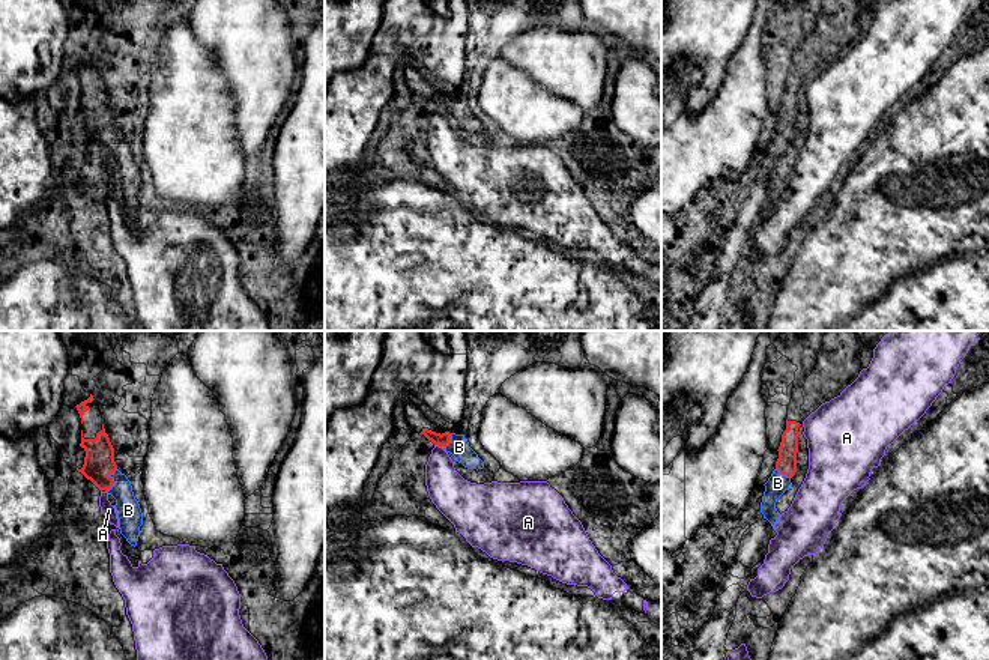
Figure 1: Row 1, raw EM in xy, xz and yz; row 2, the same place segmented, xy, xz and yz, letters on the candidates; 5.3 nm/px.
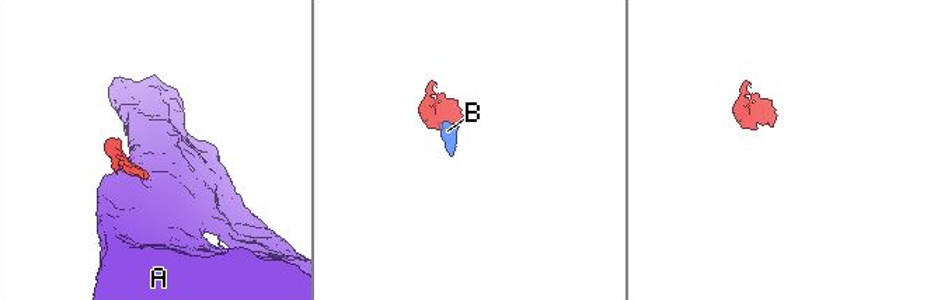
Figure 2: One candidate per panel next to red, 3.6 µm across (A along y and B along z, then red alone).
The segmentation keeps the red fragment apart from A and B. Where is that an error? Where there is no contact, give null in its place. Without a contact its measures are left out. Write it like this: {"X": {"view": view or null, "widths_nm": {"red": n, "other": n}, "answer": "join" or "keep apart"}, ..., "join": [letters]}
{"A": {"view": "xz", "widths_nm": {"red": 70, "other": 220}, "answer": "keep apart"}, "B": {"view": "xy", "widths_nm": {"red": 160, "other": 130}, "answer": "join"}, "join": ["B"]}

